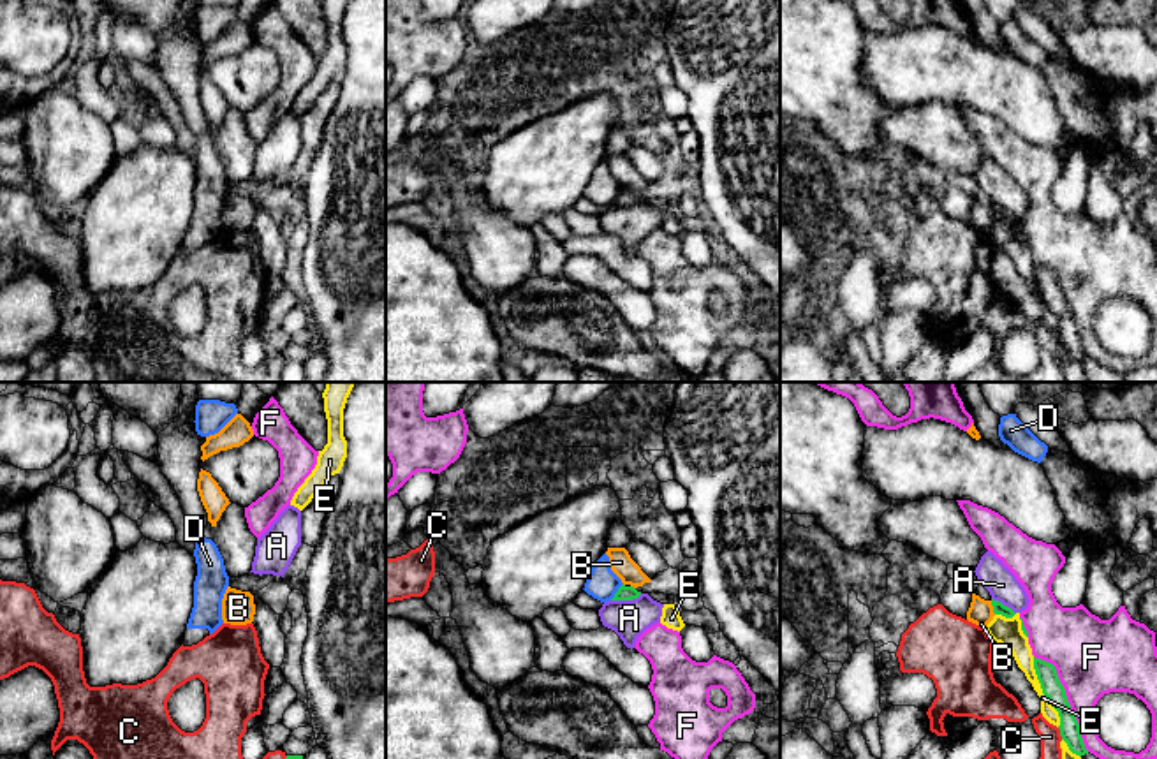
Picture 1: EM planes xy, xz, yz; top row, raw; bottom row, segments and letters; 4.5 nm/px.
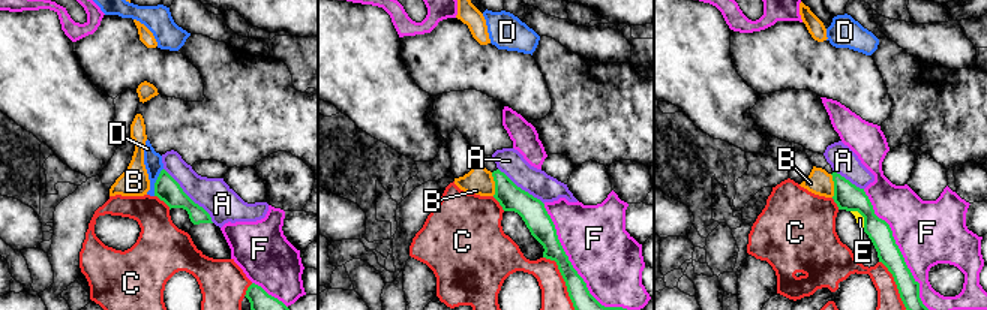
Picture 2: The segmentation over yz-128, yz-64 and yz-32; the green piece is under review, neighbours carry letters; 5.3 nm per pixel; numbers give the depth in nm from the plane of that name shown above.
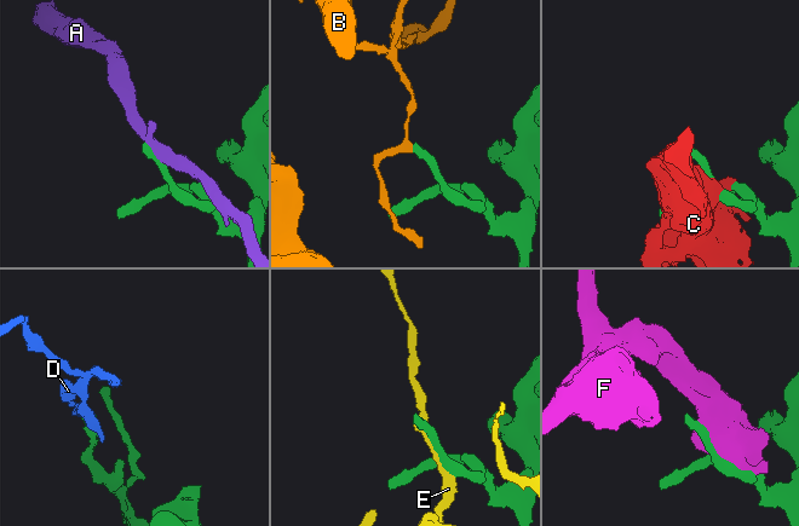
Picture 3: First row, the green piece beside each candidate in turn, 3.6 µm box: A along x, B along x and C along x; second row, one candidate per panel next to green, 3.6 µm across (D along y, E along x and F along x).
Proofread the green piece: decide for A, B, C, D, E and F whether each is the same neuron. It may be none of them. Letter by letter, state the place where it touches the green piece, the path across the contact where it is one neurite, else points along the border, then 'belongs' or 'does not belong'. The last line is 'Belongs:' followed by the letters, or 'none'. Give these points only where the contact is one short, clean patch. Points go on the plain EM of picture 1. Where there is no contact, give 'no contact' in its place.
A: xz (626, 205) | along xz (641, 199), (631, 205), (611, 206) | does not belong
B: yz (994, 213) | along yz (990, 206), (995, 219) | does not belong
C: yz (1061, 338) | does not belong
D: xz (617, 198) | along xz (622, 189), (610, 205) | does not belong
E: yz (1043, 298) | does not belong
F: yz (1066, 305) | does not belong
Belongs: none

